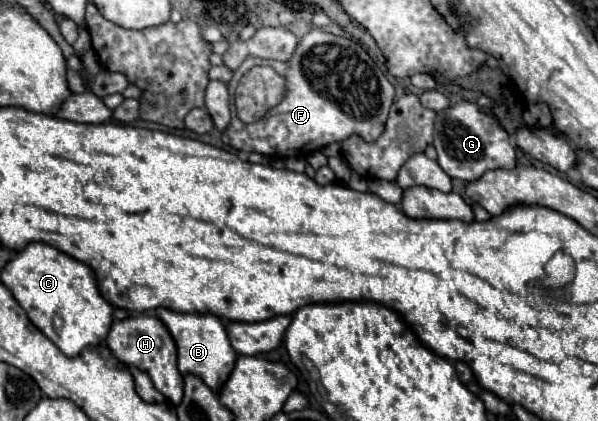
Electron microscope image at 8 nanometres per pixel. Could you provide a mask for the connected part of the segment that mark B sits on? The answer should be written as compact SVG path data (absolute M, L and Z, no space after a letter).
M158 309L158 317L168 327L170 335L178 347L178 371L182 375L196 375L200 377L214 395L220 395L230 371L236 363L236 351L230 345L226 327L216 315L194 315L194 313L176 313L170 309Z

